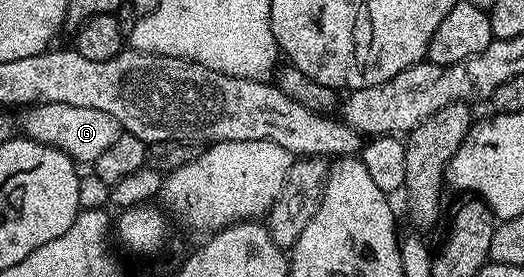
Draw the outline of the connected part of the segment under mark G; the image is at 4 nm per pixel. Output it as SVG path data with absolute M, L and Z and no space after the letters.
M37 103L29 106L23 113L25 115L19 116L18 119L18 127L22 132L23 138L33 139L47 147L58 149L71 157L72 162L77 165L83 165L83 163L88 163L88 165L95 164L96 159L102 157L102 153L106 153L106 149L110 149L110 145L114 145L114 141L118 141L118 137L122 133L120 123L109 113L102 113L99 109L58 103Z

